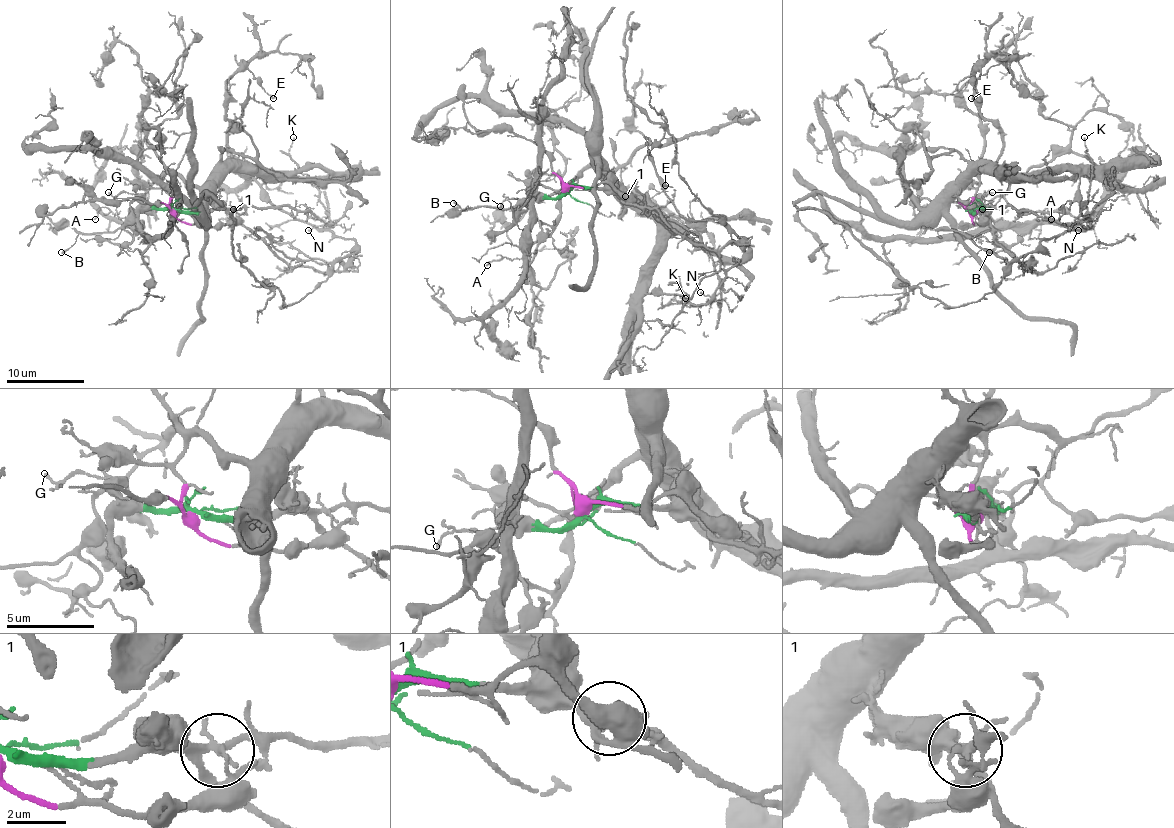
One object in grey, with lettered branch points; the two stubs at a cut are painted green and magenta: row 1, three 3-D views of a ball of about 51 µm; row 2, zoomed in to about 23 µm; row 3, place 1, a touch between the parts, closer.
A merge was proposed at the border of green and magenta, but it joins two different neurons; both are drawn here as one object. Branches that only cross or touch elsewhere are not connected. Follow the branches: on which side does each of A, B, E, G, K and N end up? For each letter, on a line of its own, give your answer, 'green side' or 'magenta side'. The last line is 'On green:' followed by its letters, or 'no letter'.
A: green side
B: magenta side
E: magenta side
G: green side
K: green side
N: green side
On green: A, G, K, N

